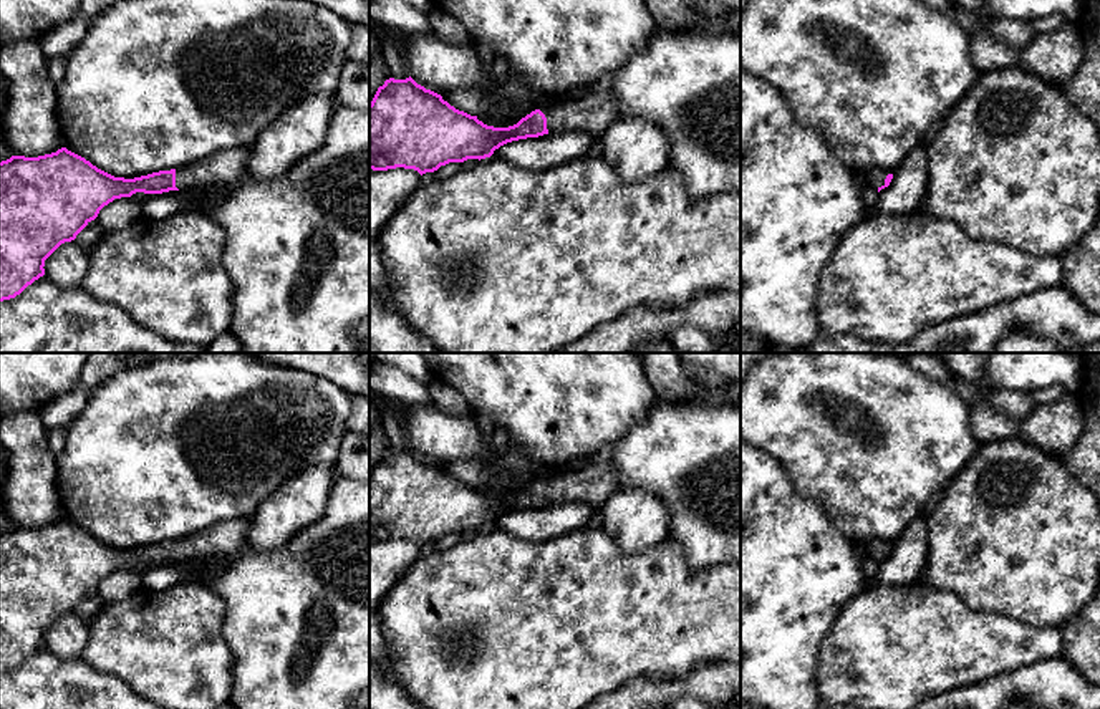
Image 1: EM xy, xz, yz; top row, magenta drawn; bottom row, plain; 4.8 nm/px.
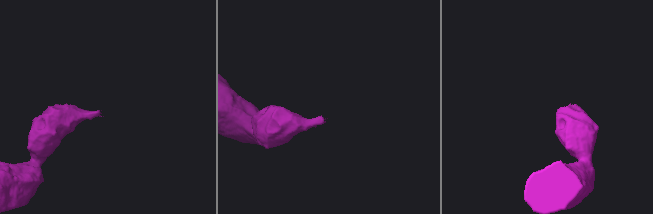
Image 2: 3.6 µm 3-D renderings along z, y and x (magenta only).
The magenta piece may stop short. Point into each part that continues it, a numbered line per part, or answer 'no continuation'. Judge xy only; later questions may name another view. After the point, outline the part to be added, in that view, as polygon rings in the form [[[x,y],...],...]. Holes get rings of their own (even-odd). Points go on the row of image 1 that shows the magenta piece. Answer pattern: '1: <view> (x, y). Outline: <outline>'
1: xy (226, 169). Outline: [[[250,147],[215,152],[195,164],[176,169],[176,187],[182,192],[205,187],[225,189],[244,181]]]

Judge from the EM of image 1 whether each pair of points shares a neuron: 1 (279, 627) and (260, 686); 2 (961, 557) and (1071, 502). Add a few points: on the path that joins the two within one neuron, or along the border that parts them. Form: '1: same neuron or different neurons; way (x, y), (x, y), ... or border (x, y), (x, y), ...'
1: same neuron; way (279, 641), (279, 668), (275, 671)
2: same neuron; way (988, 542), (999, 535), (1036, 534), (1044, 529)

